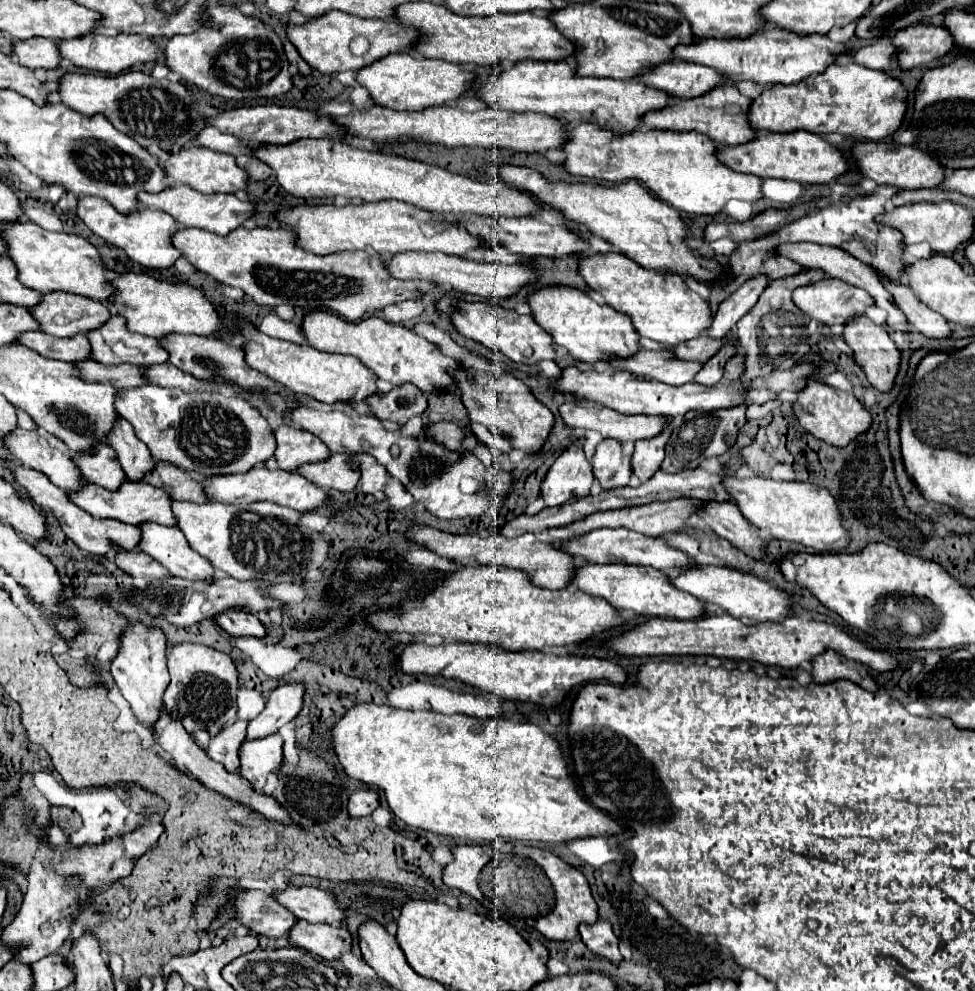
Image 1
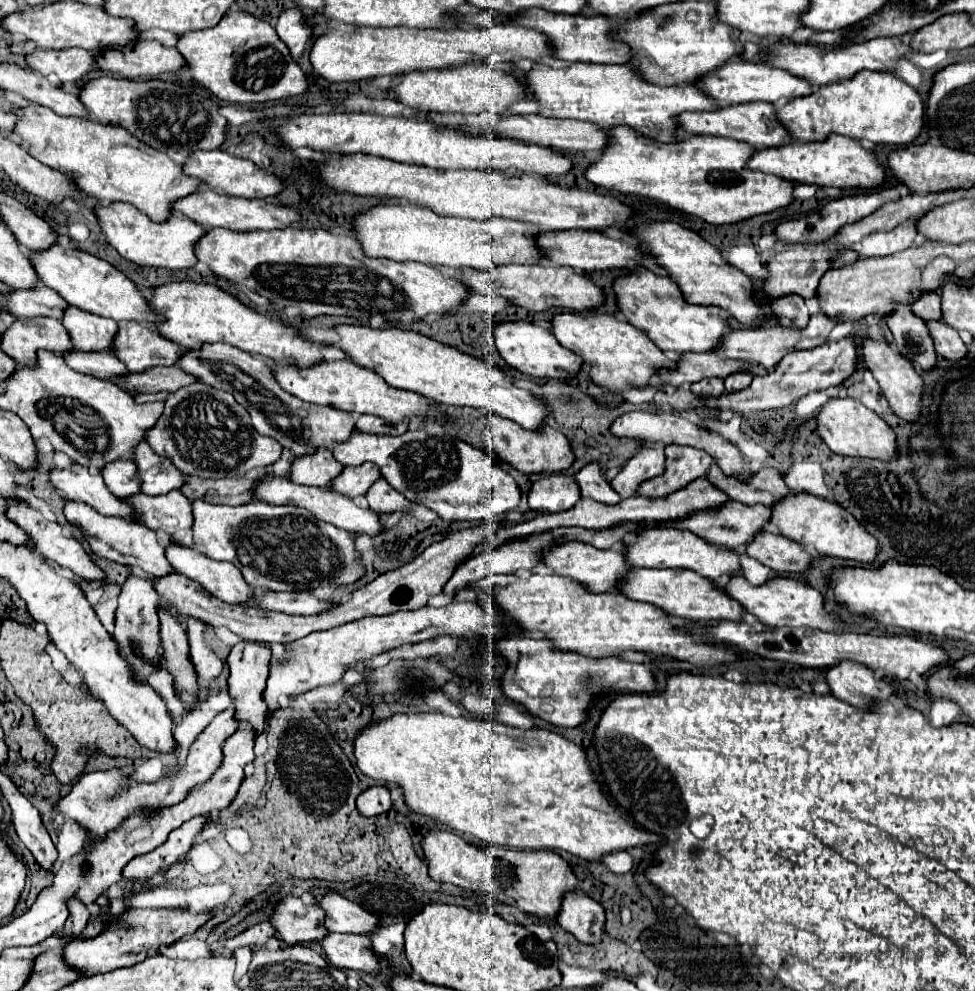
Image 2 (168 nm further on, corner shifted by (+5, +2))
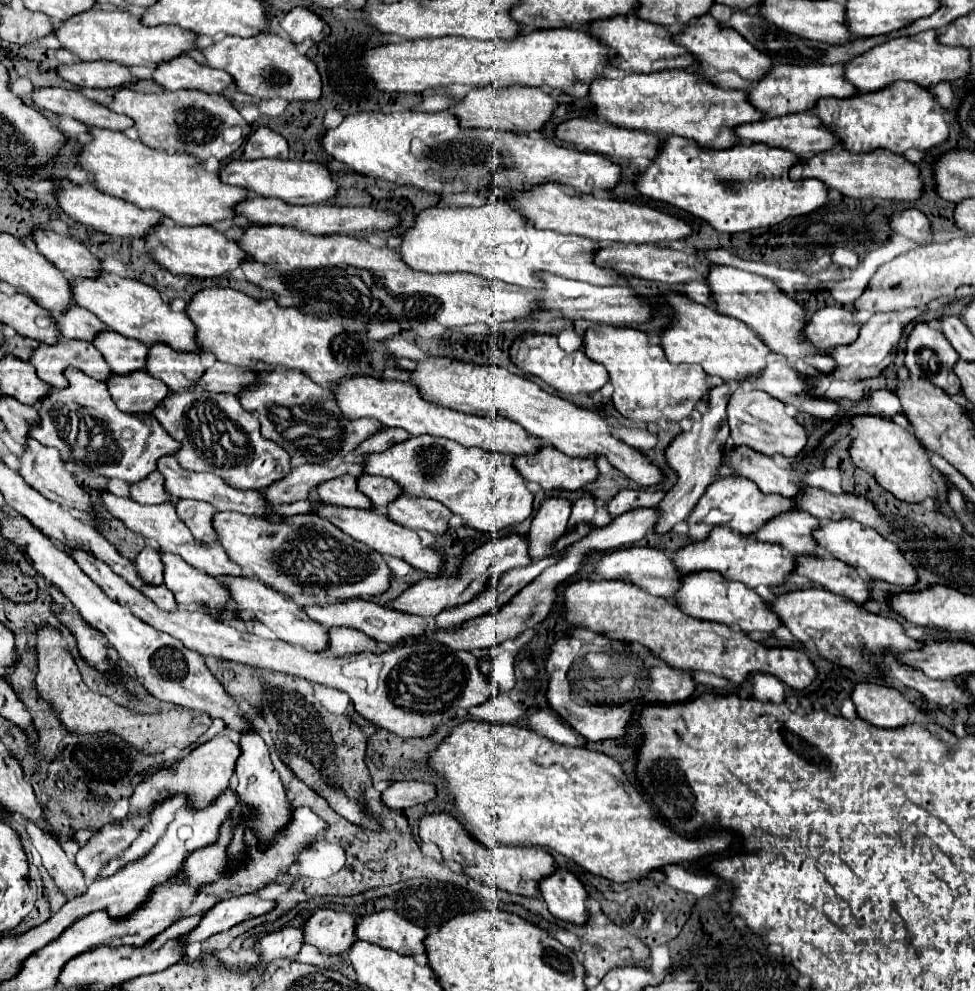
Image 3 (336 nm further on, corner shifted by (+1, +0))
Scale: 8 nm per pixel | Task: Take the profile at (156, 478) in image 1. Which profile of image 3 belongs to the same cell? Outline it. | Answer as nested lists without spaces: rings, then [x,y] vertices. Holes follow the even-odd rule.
[[[301,464],[299,468],[291,468],[291,472],[279,482],[273,482],[271,486],[267,486],[261,494],[265,502],[291,504],[291,502],[309,498],[309,492],[315,486],[319,486],[319,482],[331,480],[341,474],[353,474],[359,478],[363,470],[359,464],[341,464],[337,470],[329,470],[319,464]]]

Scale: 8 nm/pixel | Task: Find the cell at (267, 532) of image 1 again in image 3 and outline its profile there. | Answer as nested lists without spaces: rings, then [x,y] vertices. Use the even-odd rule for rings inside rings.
[[[215,512],[211,524],[227,556],[279,594],[325,596],[327,580],[329,596],[337,596],[337,600],[377,596],[389,588],[391,570],[381,560],[381,554],[367,548],[363,542],[353,540],[321,516],[247,516],[235,512]]]

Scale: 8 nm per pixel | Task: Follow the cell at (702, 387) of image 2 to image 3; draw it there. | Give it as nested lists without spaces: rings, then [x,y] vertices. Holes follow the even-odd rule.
[[[723,383],[715,386],[707,396],[707,410],[701,414],[699,420],[691,420],[693,426],[687,432],[677,434],[665,448],[665,460],[667,466],[675,472],[677,482],[669,490],[669,494],[659,502],[659,510],[663,518],[657,522],[657,532],[665,534],[669,532],[677,522],[685,520],[687,514],[695,508],[695,502],[705,492],[705,488],[715,480],[715,474],[721,466],[721,444],[729,438],[729,424],[727,424],[727,403],[729,384]]]

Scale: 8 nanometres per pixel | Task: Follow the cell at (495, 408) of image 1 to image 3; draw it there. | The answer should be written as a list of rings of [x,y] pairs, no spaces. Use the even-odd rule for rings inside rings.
[[[541,446],[535,454],[515,456],[513,466],[517,472],[541,484],[545,490],[579,490],[597,478],[593,458],[571,458],[551,446]]]

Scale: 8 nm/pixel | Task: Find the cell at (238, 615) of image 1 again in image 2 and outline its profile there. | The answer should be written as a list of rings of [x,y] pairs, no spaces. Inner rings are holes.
[[[241,640],[237,646],[233,646],[231,654],[229,654],[229,668],[231,668],[231,676],[229,676],[229,694],[235,700],[235,720],[237,722],[249,722],[255,730],[255,736],[261,736],[265,730],[265,720],[269,716],[269,708],[263,700],[263,688],[269,676],[269,660],[271,660],[271,652],[257,644],[257,642],[245,642]]]

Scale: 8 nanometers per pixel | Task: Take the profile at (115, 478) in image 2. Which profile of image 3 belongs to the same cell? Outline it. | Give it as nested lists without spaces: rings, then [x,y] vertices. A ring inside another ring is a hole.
[[[151,472],[147,478],[129,484],[129,496],[131,500],[139,504],[159,504],[173,498],[163,490],[163,476],[159,472]]]

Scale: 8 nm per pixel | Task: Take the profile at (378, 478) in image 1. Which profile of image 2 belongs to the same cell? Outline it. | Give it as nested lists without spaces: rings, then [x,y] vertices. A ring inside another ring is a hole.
[[[377,480],[369,492],[367,492],[367,502],[369,506],[379,512],[379,514],[391,514],[391,512],[409,512],[411,504],[403,494],[395,492],[385,480]]]

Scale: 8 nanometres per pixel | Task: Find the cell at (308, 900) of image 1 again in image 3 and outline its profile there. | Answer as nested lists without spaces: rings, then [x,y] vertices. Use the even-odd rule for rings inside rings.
[[[381,910],[375,914],[367,914],[357,918],[355,922],[355,938],[365,940],[371,944],[377,944],[381,948],[389,948],[397,954],[421,954],[423,950],[423,940],[427,932],[393,910]]]

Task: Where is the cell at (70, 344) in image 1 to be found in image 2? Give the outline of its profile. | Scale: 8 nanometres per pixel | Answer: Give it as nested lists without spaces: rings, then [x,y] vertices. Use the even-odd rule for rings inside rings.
[[[67,352],[63,354],[65,362],[75,368],[77,372],[101,378],[101,380],[113,380],[119,376],[127,376],[125,364],[113,356],[111,352]]]

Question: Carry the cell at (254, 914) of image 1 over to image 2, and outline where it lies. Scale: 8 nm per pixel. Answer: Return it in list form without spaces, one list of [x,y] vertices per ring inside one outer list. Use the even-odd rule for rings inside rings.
[[[287,896],[277,904],[271,924],[287,946],[295,946],[299,942],[323,940],[329,934],[323,920],[325,912],[319,906],[305,906],[299,898]]]

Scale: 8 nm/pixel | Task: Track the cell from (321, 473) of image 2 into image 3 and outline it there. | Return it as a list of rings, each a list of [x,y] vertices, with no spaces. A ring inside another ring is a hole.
[[[343,474],[339,478],[331,478],[321,482],[315,488],[319,500],[327,504],[337,506],[349,506],[349,508],[371,508],[369,500],[357,490],[357,480],[351,474]]]

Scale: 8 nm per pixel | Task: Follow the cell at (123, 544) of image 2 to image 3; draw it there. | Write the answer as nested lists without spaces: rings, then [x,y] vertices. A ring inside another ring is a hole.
[[[161,552],[161,562],[163,584],[175,594],[175,600],[179,604],[207,604],[211,610],[231,606],[231,610],[239,610],[233,602],[229,604],[229,592],[217,578],[211,578],[209,574],[203,574],[203,570],[187,566],[183,558],[171,552]]]

